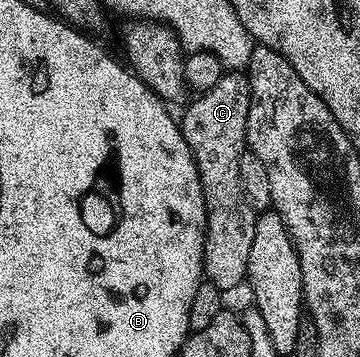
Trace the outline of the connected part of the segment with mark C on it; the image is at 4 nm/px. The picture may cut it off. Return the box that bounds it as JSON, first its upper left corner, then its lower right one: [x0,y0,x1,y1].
[179,71,257,291]

